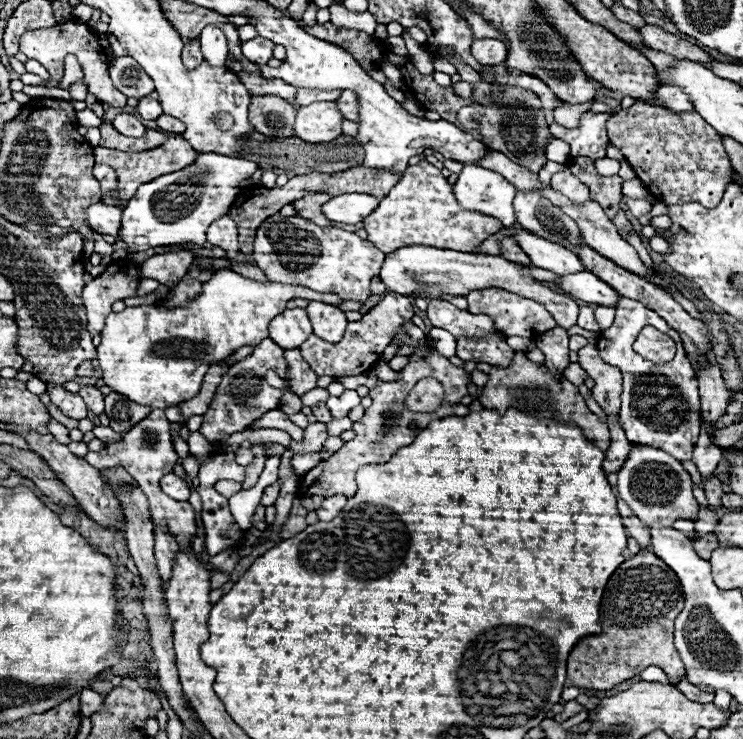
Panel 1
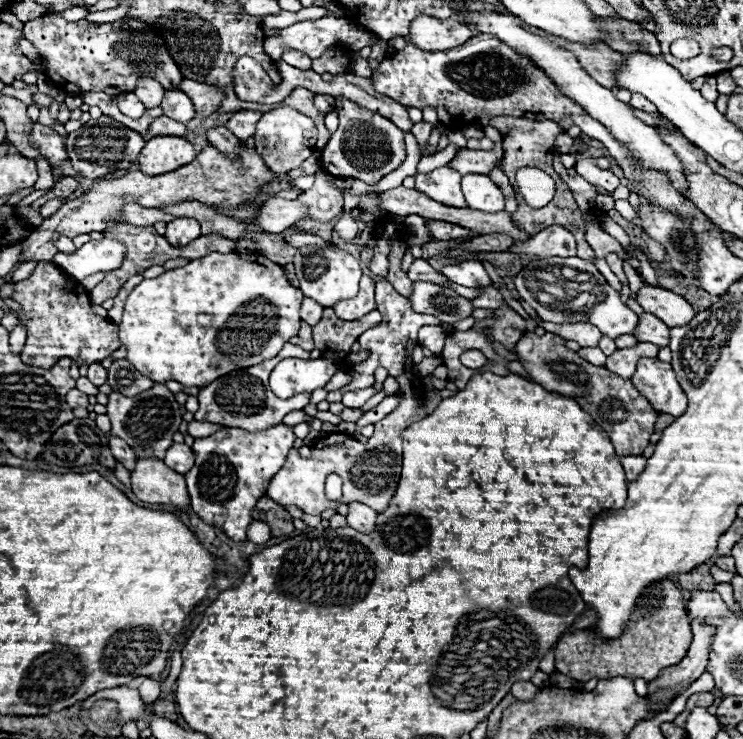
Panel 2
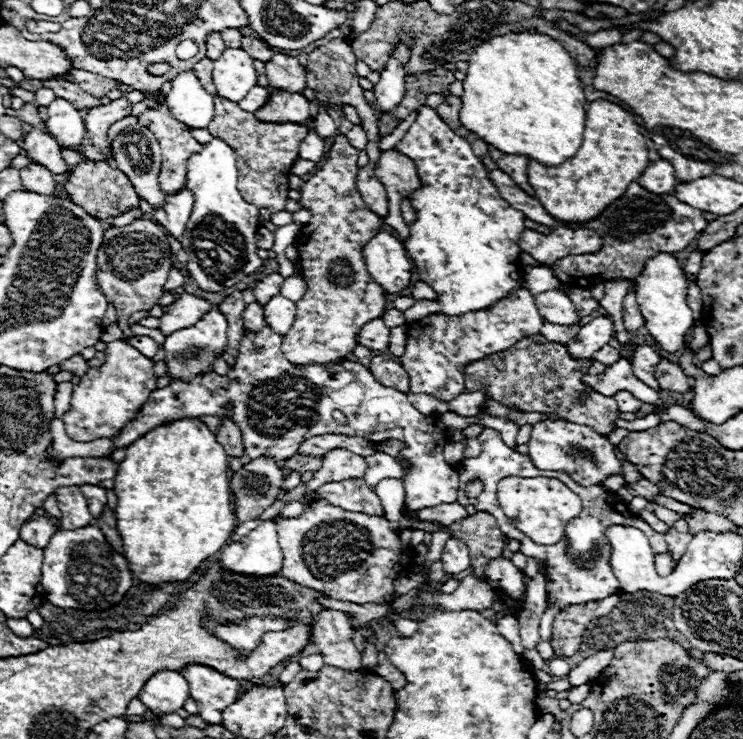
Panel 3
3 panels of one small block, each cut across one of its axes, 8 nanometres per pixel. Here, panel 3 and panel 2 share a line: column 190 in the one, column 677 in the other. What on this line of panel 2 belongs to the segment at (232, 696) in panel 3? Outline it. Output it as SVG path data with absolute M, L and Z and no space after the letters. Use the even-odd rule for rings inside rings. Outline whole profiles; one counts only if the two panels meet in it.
M692 622L692 632L694 632L694 640L690 644L688 654L684 656L684 660L676 666L664 668L656 680L648 682L648 716L656 716L658 712L666 710L664 706L660 710L656 710L650 702L650 696L658 690L664 688L672 688L674 696L680 696L688 690L688 686L692 682L696 682L700 678L700 674L706 670L708 664L708 654L710 654L710 640L712 640L712 626L702 624L702 622Z

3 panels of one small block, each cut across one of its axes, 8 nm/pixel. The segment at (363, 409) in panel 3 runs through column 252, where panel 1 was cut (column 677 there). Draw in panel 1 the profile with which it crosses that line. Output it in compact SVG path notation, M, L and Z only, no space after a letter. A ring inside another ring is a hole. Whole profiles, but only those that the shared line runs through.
M620 296L616 306L616 318L612 326L604 330L604 336L598 336L596 346L600 350L600 358L610 366L620 368L624 376L620 394L620 424L626 432L626 438L634 444L664 448L678 460L692 460L692 452L700 434L700 398L698 382L694 380L696 372L682 348L678 332L670 328L666 320L660 318L654 310L642 306L636 300ZM648 324L674 338L678 352L670 364L654 364L632 350L636 336Z

